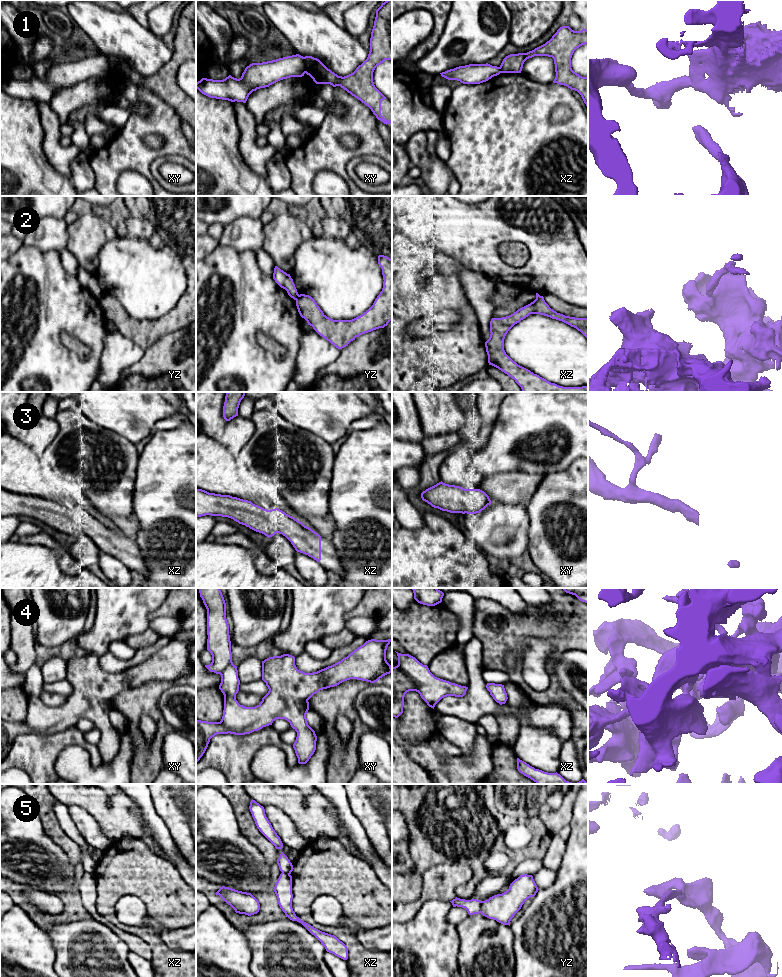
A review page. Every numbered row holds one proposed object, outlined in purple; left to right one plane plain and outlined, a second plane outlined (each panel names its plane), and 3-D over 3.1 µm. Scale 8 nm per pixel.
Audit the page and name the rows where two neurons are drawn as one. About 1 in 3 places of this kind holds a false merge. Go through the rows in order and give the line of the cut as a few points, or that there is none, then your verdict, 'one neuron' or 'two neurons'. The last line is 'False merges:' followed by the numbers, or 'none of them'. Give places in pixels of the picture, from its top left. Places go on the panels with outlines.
1: xy (303, 57), (305, 72) | two neurons
2: yz (299, 295), (295, 299) | two neurons
3: no cut | one neuron
4: no cut | one neuron
5: yz (482, 901), (480, 912) | two neurons
False merges: 1, 2, 5

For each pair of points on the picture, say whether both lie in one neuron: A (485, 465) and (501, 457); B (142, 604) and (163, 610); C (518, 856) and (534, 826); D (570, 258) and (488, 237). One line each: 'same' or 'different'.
A: same
B: different
C: same
D: same

